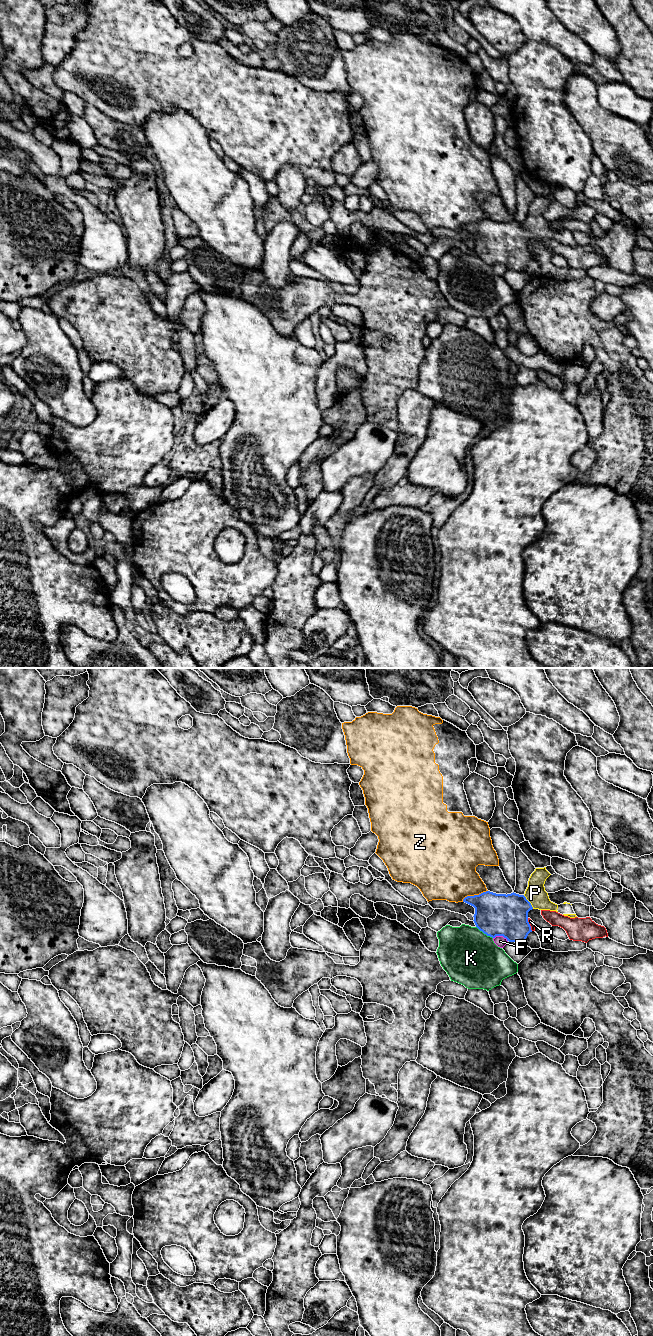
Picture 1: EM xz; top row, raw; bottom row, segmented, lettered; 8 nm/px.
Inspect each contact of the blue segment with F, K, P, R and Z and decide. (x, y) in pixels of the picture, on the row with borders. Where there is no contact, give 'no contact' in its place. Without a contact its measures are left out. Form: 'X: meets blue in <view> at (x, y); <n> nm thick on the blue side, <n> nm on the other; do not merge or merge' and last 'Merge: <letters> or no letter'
F: meets blue in xz at (501, 935); 340 nm thick on the blue side, 90 nm on the other; do not merge
K: meets blue in xz at (484, 933); 340 nm thick on the blue side, 440 nm on the other; do not merge
P: meets blue in xz at (529, 902); 340 nm thick on the blue side, 160 nm on the other; merge
R: meets blue in xz at (529, 924); 340 nm thick on the blue side, 40 nm on the other; do not merge
Z: meets blue in xz at (474, 895); 340 nm thick on the blue side, 400 nm on the other; do not merge
Merge: P

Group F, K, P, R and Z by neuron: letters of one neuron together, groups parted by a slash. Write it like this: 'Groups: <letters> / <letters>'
Groups: F / K / P / R / Z

